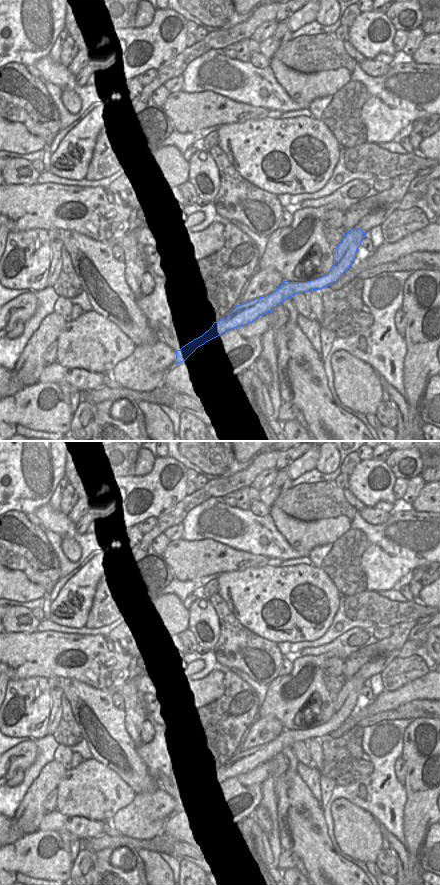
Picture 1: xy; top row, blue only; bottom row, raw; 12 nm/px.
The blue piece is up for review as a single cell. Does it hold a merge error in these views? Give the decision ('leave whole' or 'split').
leave whole

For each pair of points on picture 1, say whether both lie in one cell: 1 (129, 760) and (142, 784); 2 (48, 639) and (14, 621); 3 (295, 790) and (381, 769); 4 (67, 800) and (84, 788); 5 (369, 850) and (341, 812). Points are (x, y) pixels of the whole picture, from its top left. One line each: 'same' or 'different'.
1: same
2: different
3: different
4: same
5: same

